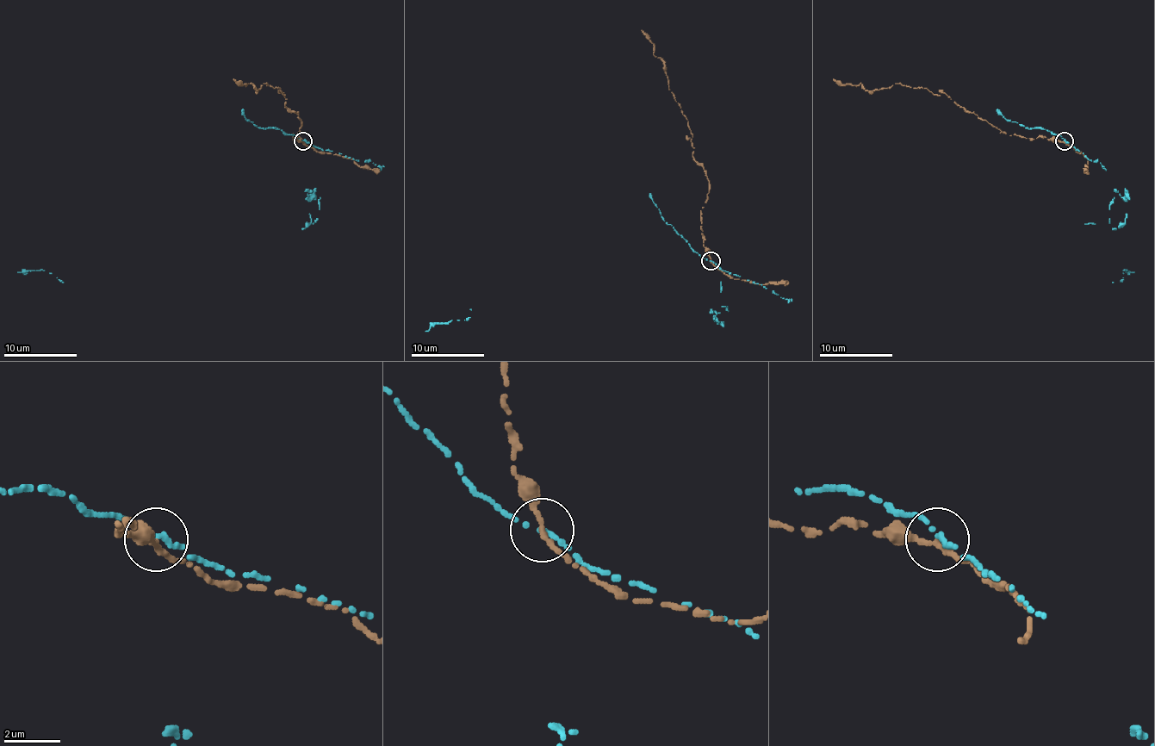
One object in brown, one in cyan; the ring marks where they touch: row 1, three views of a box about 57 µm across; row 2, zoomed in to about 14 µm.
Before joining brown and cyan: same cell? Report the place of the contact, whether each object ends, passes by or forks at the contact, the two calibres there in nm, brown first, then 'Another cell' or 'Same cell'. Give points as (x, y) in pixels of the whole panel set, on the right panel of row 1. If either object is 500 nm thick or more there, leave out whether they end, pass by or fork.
Place: (1064, 140). At the ring brown passes by. At the ring cyan ends. Thickness 190 nm (brown) against 220 nm. Another cell

